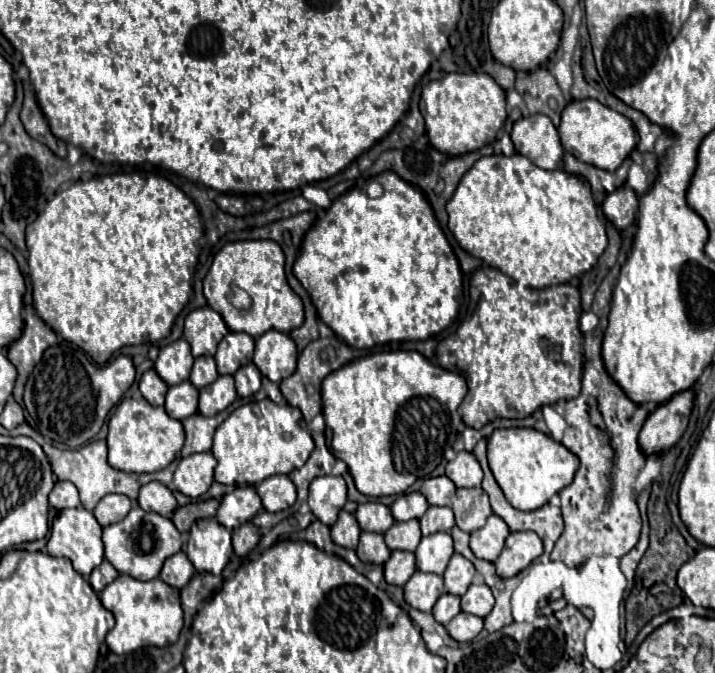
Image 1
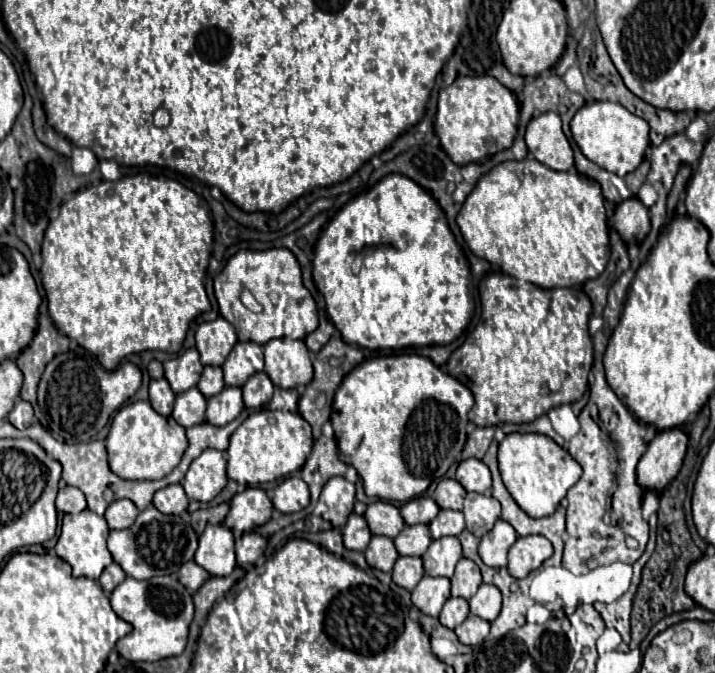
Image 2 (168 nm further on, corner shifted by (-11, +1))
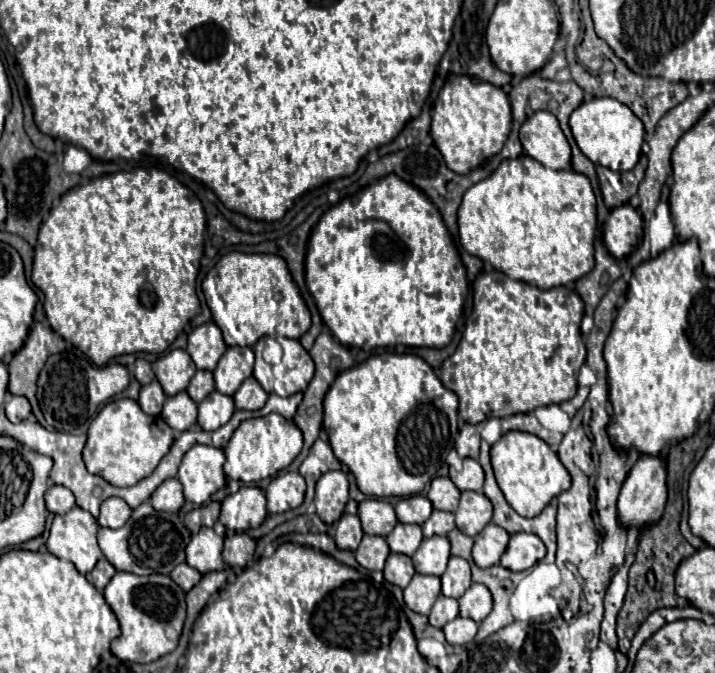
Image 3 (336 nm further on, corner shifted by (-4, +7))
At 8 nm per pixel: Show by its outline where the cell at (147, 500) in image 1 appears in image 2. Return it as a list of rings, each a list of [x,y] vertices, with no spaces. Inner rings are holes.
[[[179,483],[177,485],[167,485],[165,489],[155,493],[153,505],[159,511],[163,511],[165,515],[181,515],[189,505],[189,497],[185,495],[185,491]]]

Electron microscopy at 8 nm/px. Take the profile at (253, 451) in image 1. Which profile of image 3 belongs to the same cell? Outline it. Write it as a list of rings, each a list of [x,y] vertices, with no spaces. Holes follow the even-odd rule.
[[[278,413],[252,417],[238,425],[228,445],[224,447],[224,455],[226,455],[224,473],[230,479],[242,481],[242,483],[252,483],[252,481],[260,481],[266,477],[274,477],[276,473],[286,469],[296,459],[300,449],[302,449],[302,433],[292,421],[284,419]]]

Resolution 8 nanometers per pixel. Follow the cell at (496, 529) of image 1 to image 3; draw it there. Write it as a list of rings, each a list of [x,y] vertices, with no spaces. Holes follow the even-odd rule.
[[[488,523],[476,537],[472,547],[472,557],[478,567],[492,567],[500,563],[500,555],[506,551],[508,545],[508,531],[500,529],[496,523]]]

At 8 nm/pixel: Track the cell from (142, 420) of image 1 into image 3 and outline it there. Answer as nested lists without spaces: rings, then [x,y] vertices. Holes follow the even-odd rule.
[[[116,399],[106,403],[90,423],[84,461],[90,473],[104,477],[116,487],[128,487],[136,485],[158,467],[172,447],[172,441],[174,431],[162,417],[146,415],[134,399]]]

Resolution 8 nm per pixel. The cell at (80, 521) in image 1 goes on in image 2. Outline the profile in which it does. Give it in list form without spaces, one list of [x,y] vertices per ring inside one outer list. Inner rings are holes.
[[[85,509],[79,515],[65,515],[61,521],[61,535],[55,545],[57,555],[67,561],[73,567],[75,577],[87,577],[87,579],[99,579],[101,571],[113,561],[109,549],[107,549],[107,535],[109,527],[103,517],[95,515],[93,511]]]

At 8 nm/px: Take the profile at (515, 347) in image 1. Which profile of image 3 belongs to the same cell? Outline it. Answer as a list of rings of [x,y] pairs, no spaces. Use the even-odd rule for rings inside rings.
[[[482,271],[474,285],[474,311],[466,323],[460,345],[454,355],[442,363],[440,379],[460,399],[460,417],[472,425],[492,417],[508,417],[530,413],[550,403],[562,403],[576,395],[578,373],[586,361],[586,345],[580,331],[584,303],[576,291],[566,287],[538,289],[534,285],[514,281],[500,271]]]

